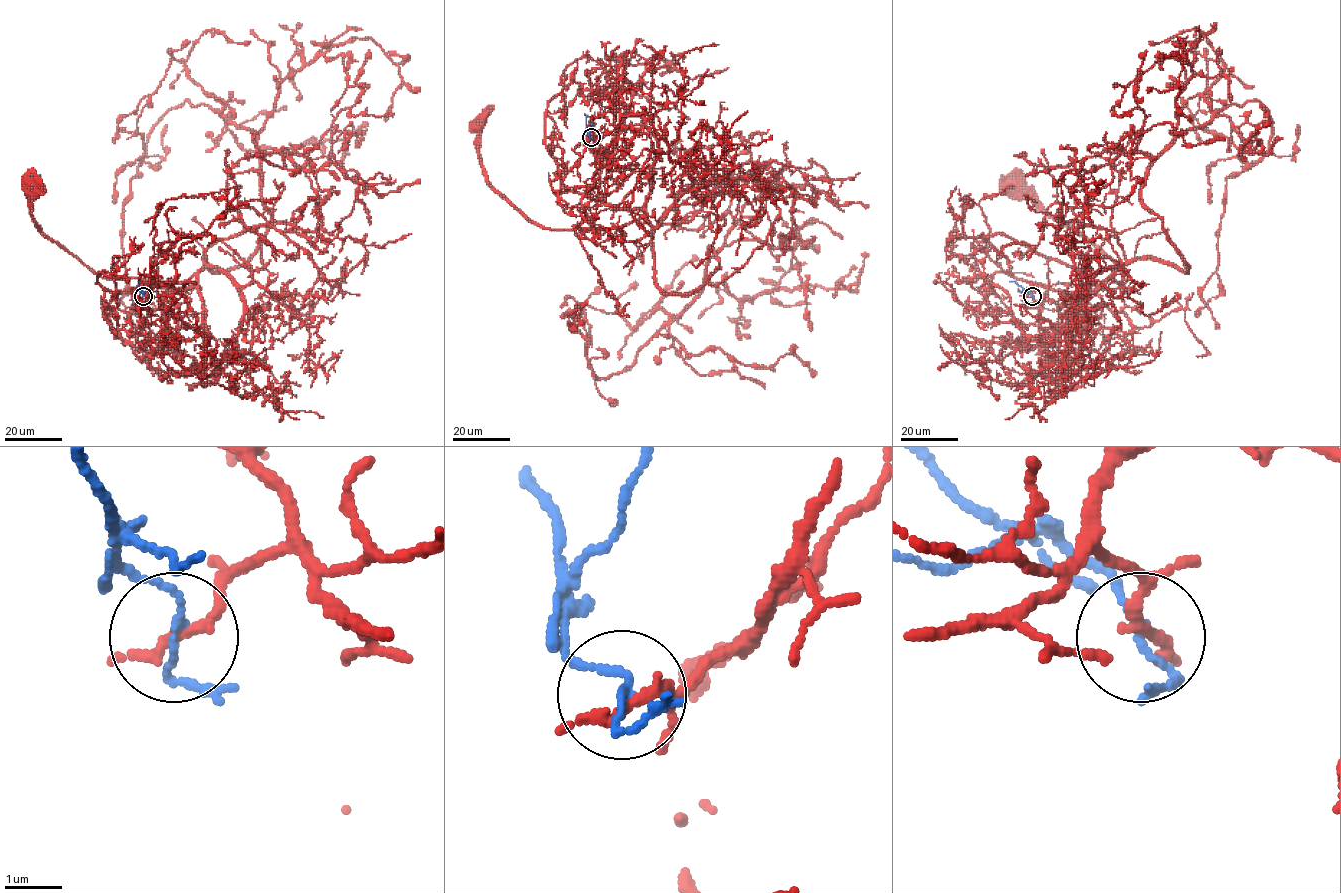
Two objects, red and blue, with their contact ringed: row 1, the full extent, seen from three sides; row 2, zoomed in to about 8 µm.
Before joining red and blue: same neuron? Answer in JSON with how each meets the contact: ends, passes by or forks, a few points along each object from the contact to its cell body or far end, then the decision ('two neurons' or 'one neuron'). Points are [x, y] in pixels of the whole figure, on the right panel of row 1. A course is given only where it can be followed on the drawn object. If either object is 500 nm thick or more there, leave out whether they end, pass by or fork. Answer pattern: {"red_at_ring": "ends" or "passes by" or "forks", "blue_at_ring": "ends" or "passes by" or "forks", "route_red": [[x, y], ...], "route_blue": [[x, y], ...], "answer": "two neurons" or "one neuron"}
{"red_at_ring": "passes by", "blue_at_ring": "passes by", "route_red": [[1032, 296], [1033, 285], [1048, 286], [1051, 259], [1102, 288], [1111, 275], [1123, 279], [1018, 188]], "route_blue": [[1032, 296], [1010, 281]], "answer": "two neurons"}

